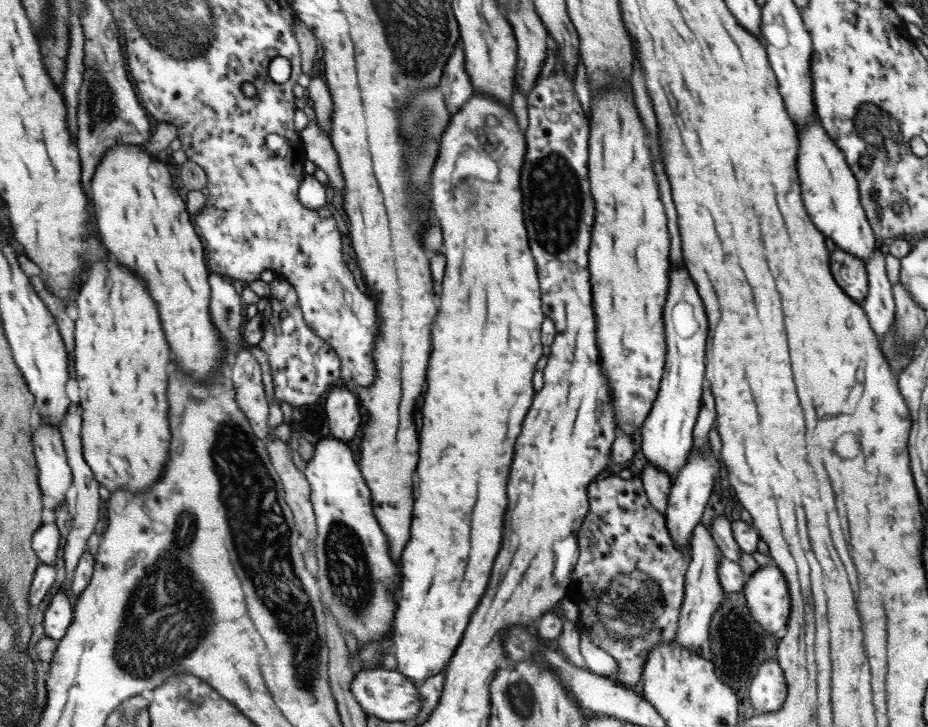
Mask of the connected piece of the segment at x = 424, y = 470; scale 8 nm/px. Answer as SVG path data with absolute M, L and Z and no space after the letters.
M472 93L471 97L461 106L461 109L451 115L449 124L442 130L437 158L434 160L428 180L428 196L433 216L437 218L441 229L443 256L445 257L444 271L441 281L441 292L437 295L438 311L430 327L430 354L426 364L426 386L422 394L422 406L419 410L421 430L419 430L419 460L417 460L417 494L413 502L409 540L399 559L401 566L401 590L397 597L395 620L392 624L392 652L397 661L397 672L411 679L415 685L421 681L445 670L453 651L461 641L461 635L467 627L472 612L475 611L480 598L485 593L487 582L493 567L493 558L501 546L503 517L508 500L505 496L508 472L512 463L513 444L519 434L525 413L531 406L533 389L531 376L534 366L541 358L540 326L544 314L540 307L540 290L536 275L535 261L531 258L528 247L528 236L525 232L524 215L522 214L521 189L519 188L520 168L524 161L526 143L525 137L519 131L514 114L510 107L497 103L495 99Z

